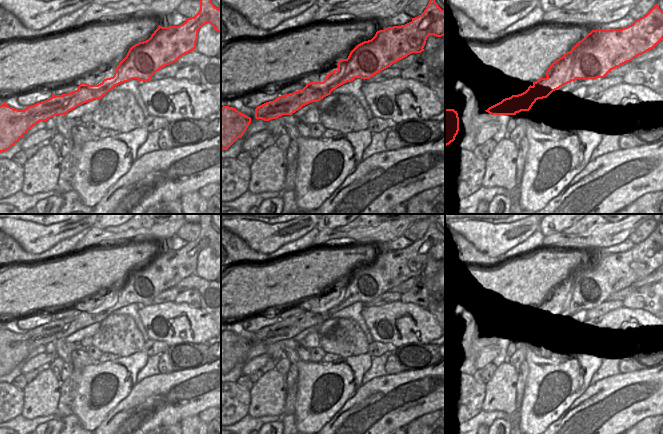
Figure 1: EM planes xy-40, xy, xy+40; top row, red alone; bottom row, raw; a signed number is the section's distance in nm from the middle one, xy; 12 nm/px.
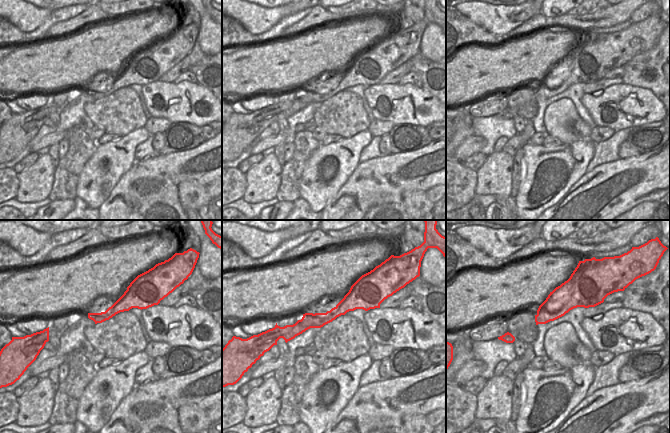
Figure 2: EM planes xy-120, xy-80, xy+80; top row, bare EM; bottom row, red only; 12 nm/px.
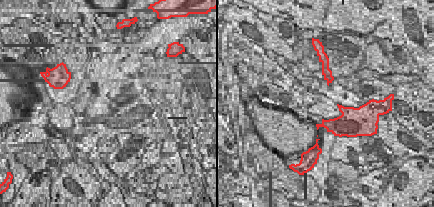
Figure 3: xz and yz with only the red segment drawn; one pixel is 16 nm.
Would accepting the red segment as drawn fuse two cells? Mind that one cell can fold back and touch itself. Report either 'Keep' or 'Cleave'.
Keep

